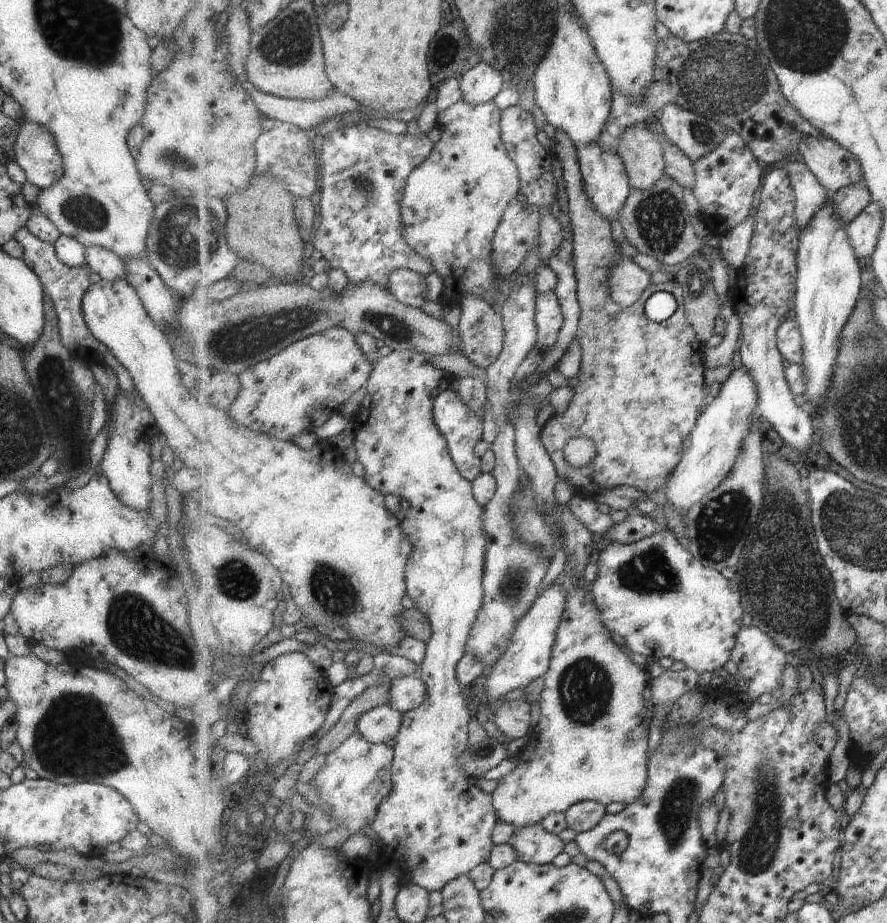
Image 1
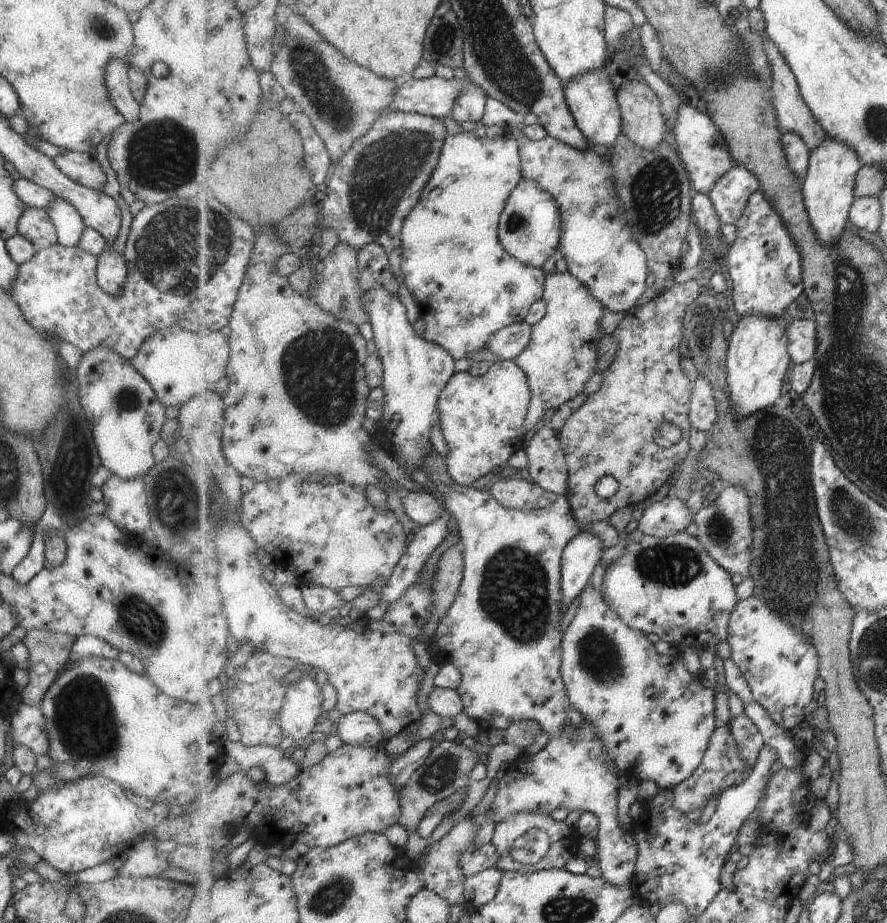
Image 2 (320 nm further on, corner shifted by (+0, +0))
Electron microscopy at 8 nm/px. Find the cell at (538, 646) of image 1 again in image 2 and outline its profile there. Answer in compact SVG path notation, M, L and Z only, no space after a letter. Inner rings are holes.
M587 529L583 531L565 548L561 560L561 590L563 590L563 602L565 608L581 596L585 588L590 584L593 570L601 562L605 544Z

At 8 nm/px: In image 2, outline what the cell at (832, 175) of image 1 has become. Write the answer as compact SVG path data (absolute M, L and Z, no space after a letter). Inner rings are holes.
M765 31L761 33L763 36L763 42L765 42L765 49L769 63L771 64L771 70L773 70L773 84L771 85L771 92L773 92L773 105L776 111L777 120L779 121L779 130L782 134L795 132L799 134L801 138L805 140L807 148L810 152L817 150L817 146L821 146L828 138L827 132L824 127L816 120L815 115L808 108L804 98L801 96L800 86L793 74L793 70L789 68L789 64L785 62L783 54L777 50L777 46L769 40L769 36L765 34Z

